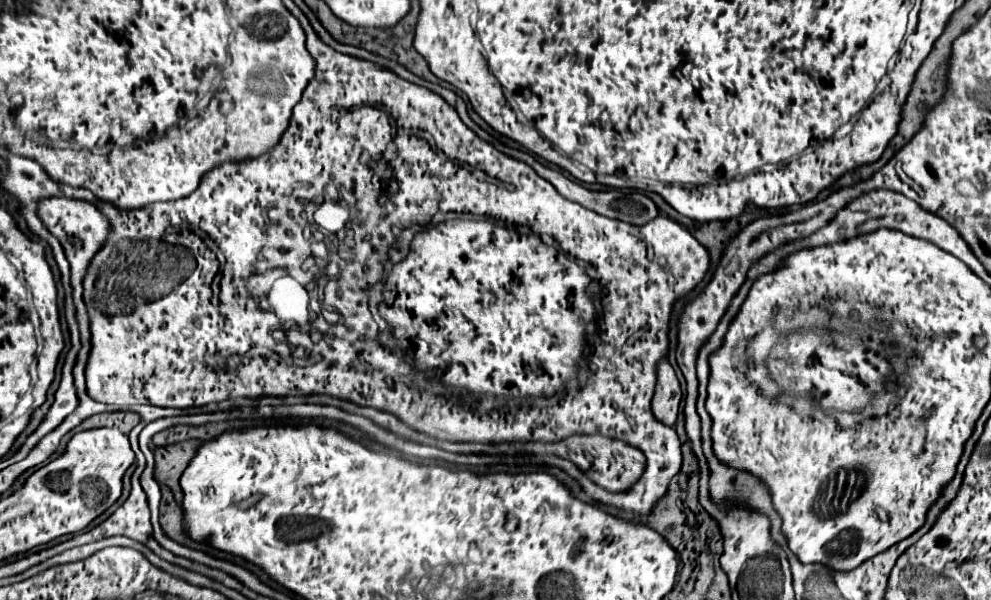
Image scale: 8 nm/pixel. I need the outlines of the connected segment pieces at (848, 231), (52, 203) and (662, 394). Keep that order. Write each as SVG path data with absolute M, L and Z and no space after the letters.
M875 189L875 191L867 191L867 193L861 193L857 199L853 199L851 203L847 203L841 211L837 211L837 215L825 225L821 227L819 231L811 233L809 237L801 237L801 239L795 239L795 241L787 241L785 245L779 245L777 249L773 249L771 253L767 253L765 257L757 259L749 271L747 271L747 279L745 283L739 287L739 291L735 293L735 297L731 299L725 315L721 317L715 333L711 333L711 337L701 345L699 353L697 353L697 361L701 357L709 357L715 349L721 347L721 341L723 341L723 335L727 333L727 327L729 327L729 321L735 317L735 311L739 311L741 303L745 301L747 293L749 293L749 285L755 281L755 277L763 275L763 273L771 273L771 269L775 269L775 265L779 265L779 257L787 257L787 253L793 253L795 249L807 249L807 245L827 245L827 243L835 243L835 241L845 241L847 237L855 237L855 235L863 235L863 233L871 233L879 227L889 227L889 229L899 229L911 237L919 237L919 239L927 239L935 245L939 245L943 251L949 251L951 255L955 255L957 259L975 259L973 251L969 249L969 245L963 241L963 237L941 217L925 211L923 207L919 207L915 201L907 199L905 195L897 193L897 191L889 191L889 189Z
M45 199L39 205L39 217L47 225L47 229L61 241L65 255L71 263L71 283L77 291L83 291L83 279L85 279L87 267L93 261L95 253L107 243L107 237L109 237L107 217L93 203L75 201L75 199Z
M667 357L657 363L657 385L651 399L651 411L655 417L667 426L674 426L677 421L677 409L681 401L679 381Z

